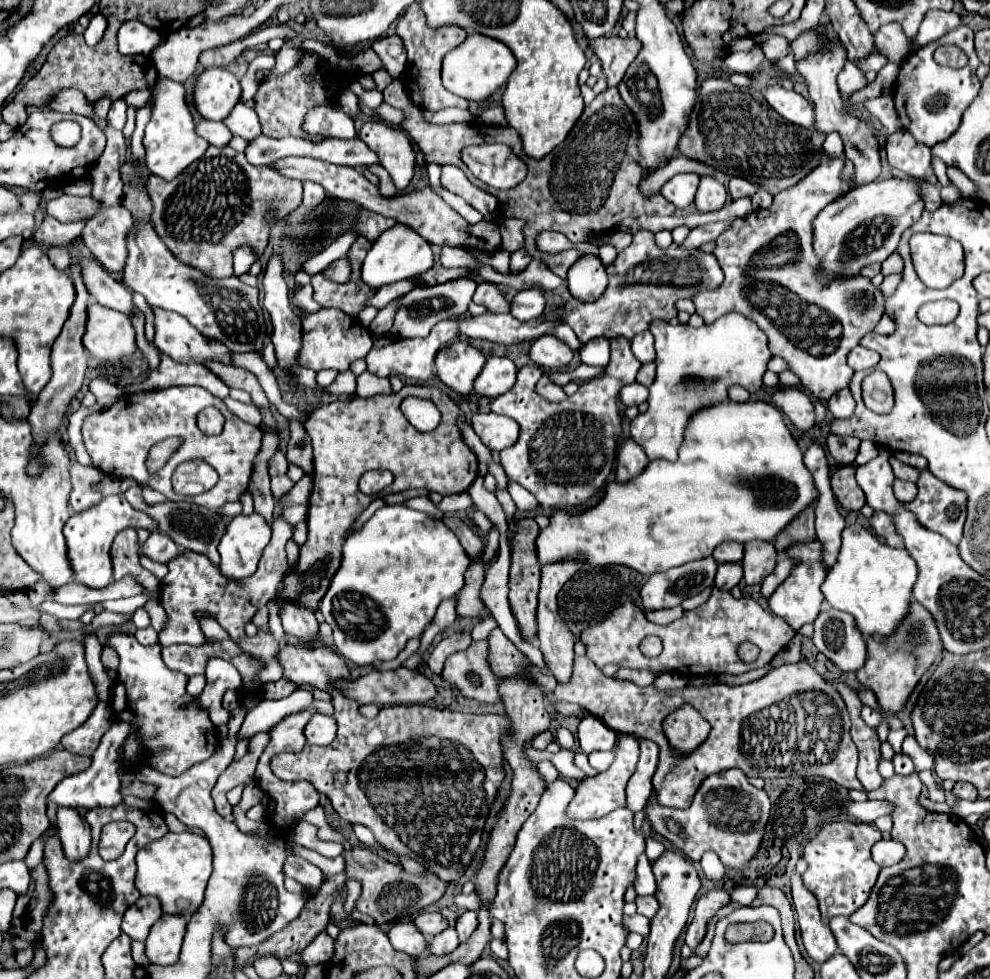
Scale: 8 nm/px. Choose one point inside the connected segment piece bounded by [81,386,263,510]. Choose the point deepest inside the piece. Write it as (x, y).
(116, 439)

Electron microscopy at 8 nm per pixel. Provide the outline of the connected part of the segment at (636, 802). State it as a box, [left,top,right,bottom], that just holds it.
[627,736,659,814]

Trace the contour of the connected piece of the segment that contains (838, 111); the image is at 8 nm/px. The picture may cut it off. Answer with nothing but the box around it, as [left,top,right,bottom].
[797,24,881,188]

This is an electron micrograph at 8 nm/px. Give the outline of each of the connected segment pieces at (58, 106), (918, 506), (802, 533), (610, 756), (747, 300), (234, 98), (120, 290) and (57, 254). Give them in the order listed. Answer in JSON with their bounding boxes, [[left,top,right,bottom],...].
[[49,88,107,130],[905,470,967,544],[775,502,815,554],[588,751,614,772],[691,158,885,400],[193,68,239,120],[75,256,133,316],[47,248,71,270]]

